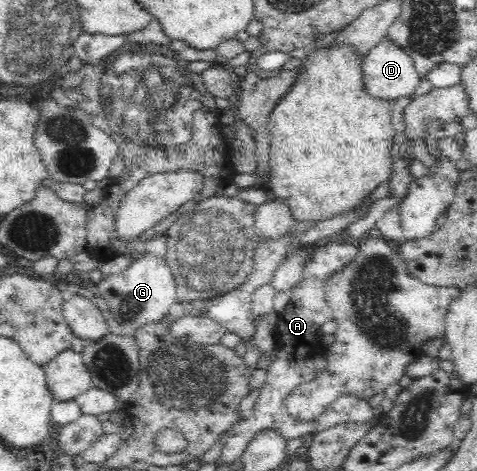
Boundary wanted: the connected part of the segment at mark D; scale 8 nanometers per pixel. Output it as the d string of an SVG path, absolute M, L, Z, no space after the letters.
M386 37L365 54L362 61L363 82L370 96L394 101L397 97L414 94L422 76L410 55L406 54L406 50L402 49L400 44Z

